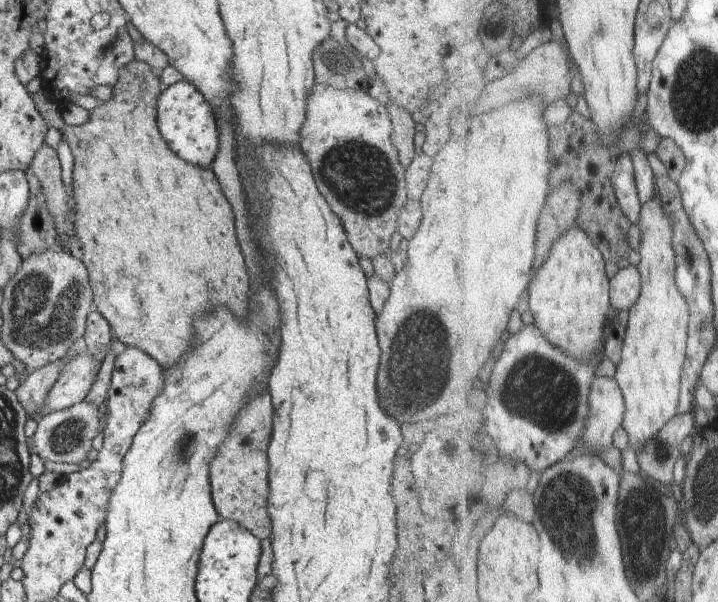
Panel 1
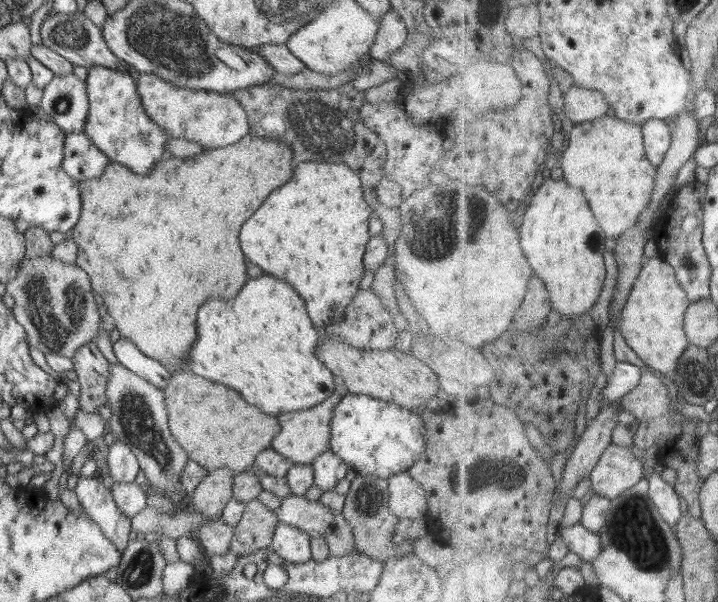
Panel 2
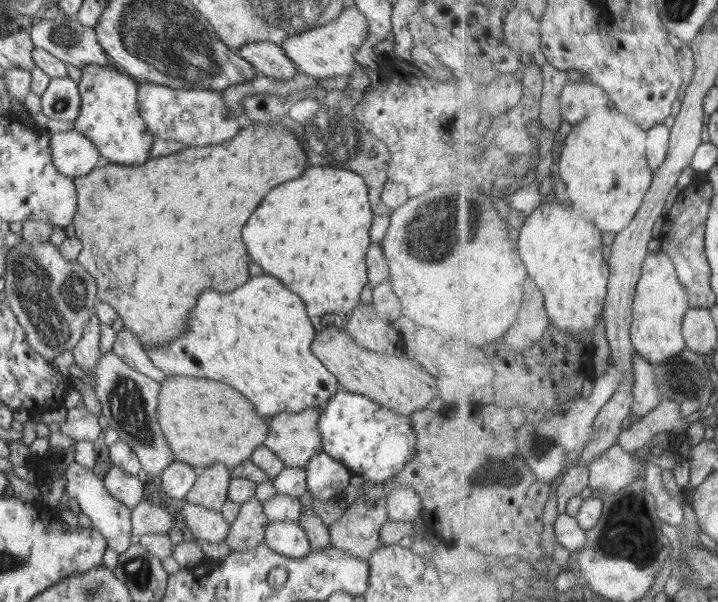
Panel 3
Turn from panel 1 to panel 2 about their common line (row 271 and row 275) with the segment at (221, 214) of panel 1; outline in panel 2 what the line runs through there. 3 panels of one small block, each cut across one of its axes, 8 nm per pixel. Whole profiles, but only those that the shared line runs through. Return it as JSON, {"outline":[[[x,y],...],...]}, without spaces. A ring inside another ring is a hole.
{"outline":[[[250,133],[234,144],[218,148],[203,148],[200,154],[190,156],[186,160],[182,160],[182,158],[179,160],[180,164],[174,164],[172,158],[165,157],[163,160],[157,161],[146,176],[134,174],[130,168],[110,162],[104,168],[102,176],[82,180],[80,182],[81,212],[78,222],[74,225],[71,239],[77,245],[76,265],[86,272],[91,288],[104,299],[103,312],[110,317],[115,328],[118,328],[121,338],[131,340],[146,356],[157,360],[160,364],[175,366],[176,369],[181,368],[182,371],[186,371],[189,360],[188,352],[196,340],[196,310],[208,298],[224,298],[224,300],[234,298],[238,294],[238,290],[244,286],[244,282],[248,280],[244,256],[242,256],[240,242],[238,242],[238,230],[248,220],[248,216],[252,216],[256,212],[256,208],[268,198],[268,194],[272,190],[280,188],[282,184],[286,184],[292,178],[295,153],[283,141],[264,140],[263,137],[256,137]]]}

